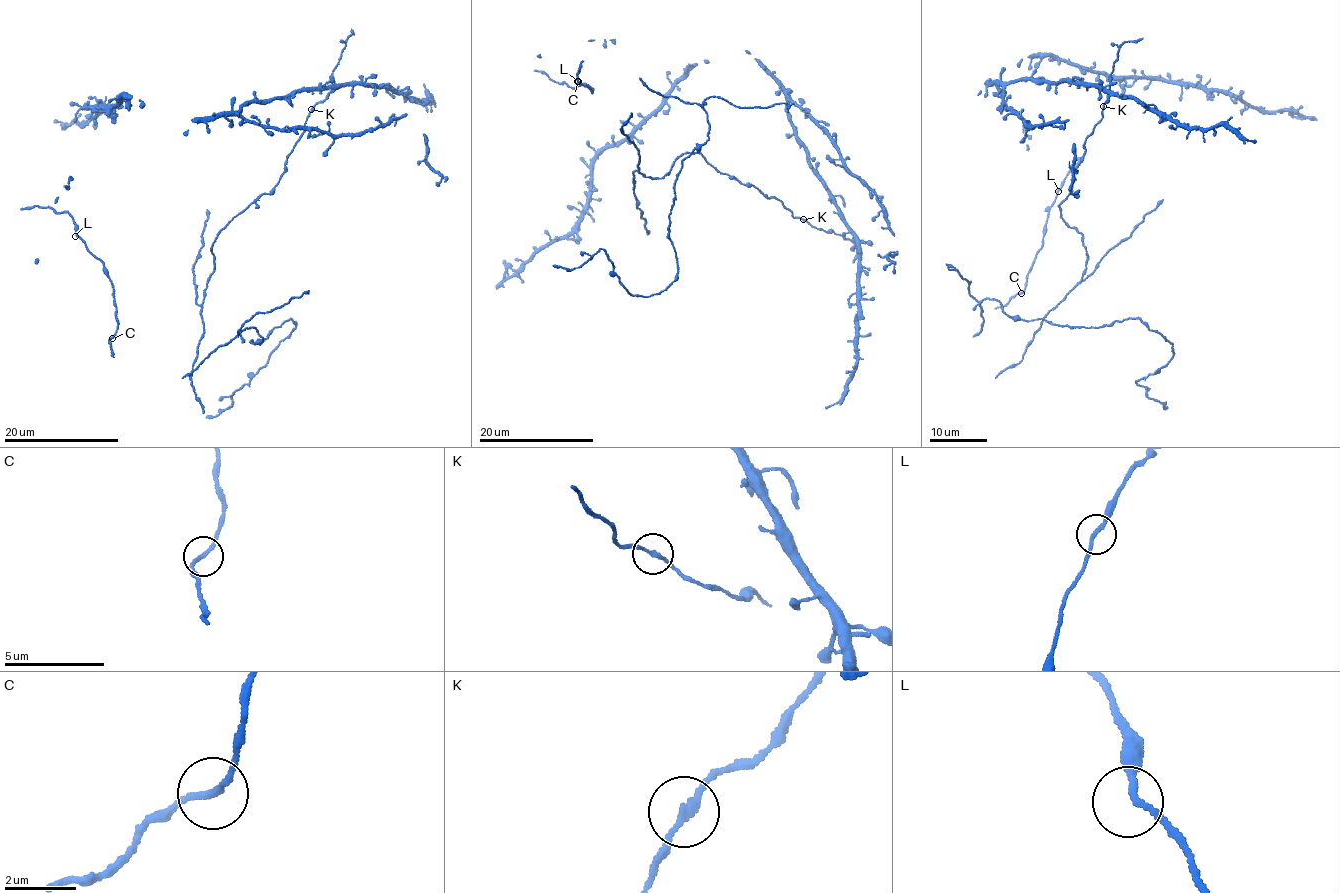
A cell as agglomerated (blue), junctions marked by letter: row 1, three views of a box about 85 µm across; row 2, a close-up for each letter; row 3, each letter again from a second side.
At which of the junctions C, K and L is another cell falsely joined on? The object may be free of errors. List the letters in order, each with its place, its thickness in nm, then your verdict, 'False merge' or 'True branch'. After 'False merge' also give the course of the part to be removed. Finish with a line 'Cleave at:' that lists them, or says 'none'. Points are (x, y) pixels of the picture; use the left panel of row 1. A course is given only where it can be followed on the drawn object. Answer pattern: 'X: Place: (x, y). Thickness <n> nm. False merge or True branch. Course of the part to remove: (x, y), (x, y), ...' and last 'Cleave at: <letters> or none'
C: Place: (112, 338). Thickness 180 nm. True branch
K: Place: (311, 109). Thickness 180 nm. True branch
L: Place: (75, 236). Thickness 180 nm. True branch
Cleave at: none

